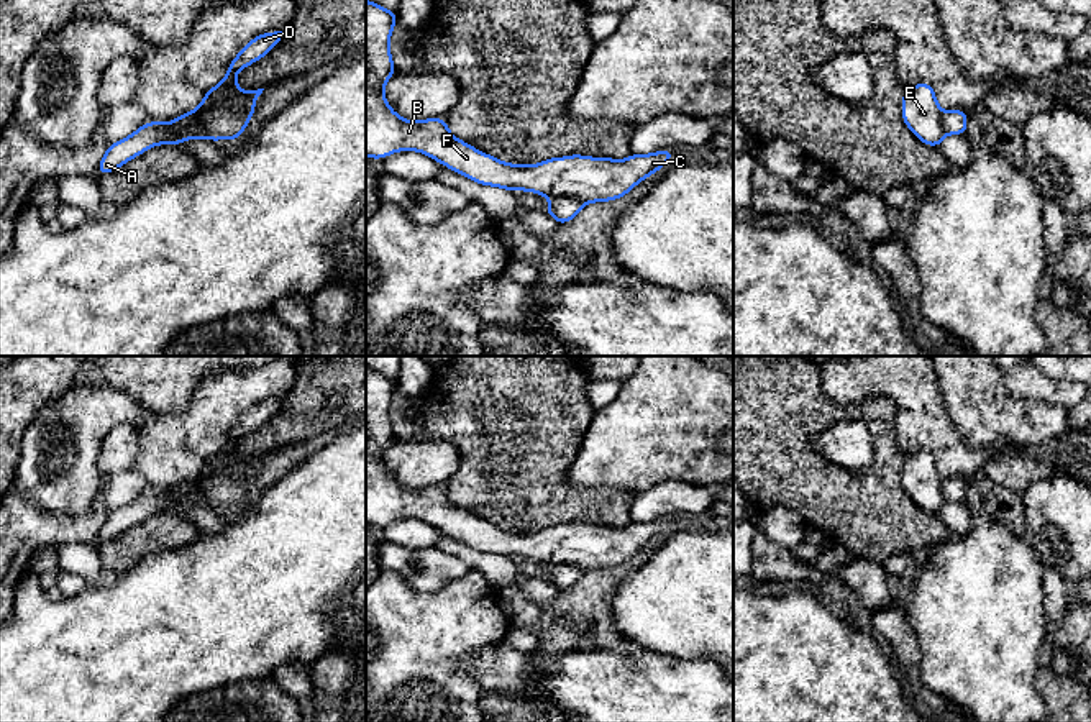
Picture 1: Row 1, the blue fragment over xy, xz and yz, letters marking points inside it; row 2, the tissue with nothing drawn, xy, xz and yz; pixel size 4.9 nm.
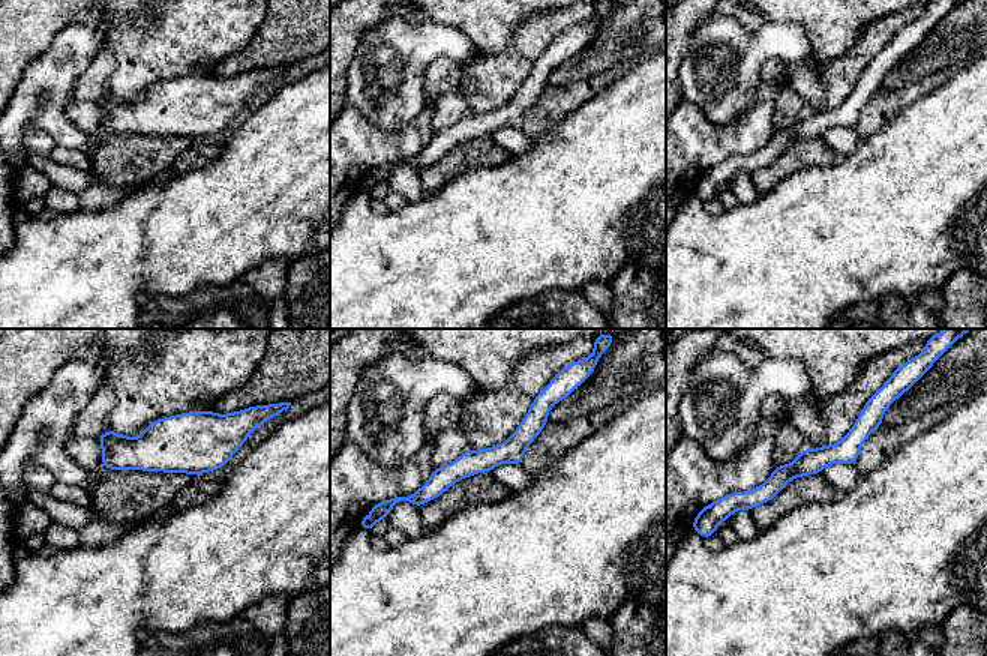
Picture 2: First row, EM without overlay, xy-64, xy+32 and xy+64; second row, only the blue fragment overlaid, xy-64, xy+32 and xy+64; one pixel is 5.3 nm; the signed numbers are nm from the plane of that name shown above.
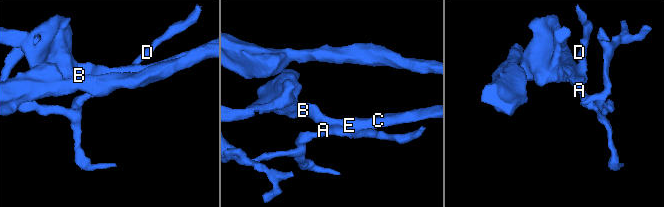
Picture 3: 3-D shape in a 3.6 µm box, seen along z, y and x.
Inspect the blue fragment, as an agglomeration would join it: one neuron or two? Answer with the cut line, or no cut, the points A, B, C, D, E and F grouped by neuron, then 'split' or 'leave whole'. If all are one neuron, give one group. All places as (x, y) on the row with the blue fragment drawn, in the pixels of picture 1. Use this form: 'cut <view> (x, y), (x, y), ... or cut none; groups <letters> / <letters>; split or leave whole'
cut xy (205, 112), (199, 123), (166, 141); groups A D / B C E F; split

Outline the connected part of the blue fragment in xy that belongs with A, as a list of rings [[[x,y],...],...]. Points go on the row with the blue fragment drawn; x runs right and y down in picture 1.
[[[205,112],[190,113],[180,120],[172,120],[171,123],[148,121],[138,128],[133,135],[126,136],[118,143],[112,143],[100,161],[100,177],[121,167],[130,159],[139,156],[146,149],[166,144],[169,139],[174,139],[177,135],[185,130],[197,126],[203,121]]]

